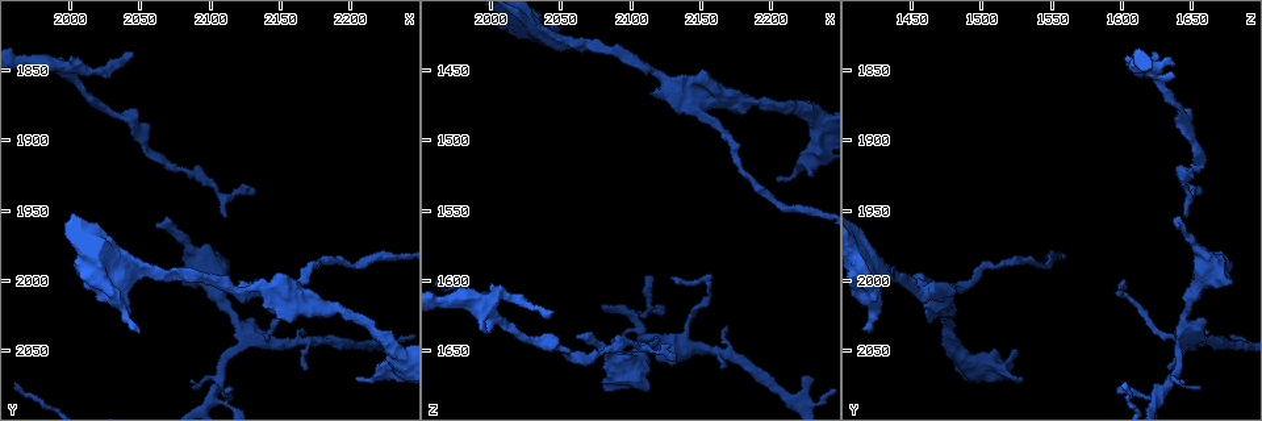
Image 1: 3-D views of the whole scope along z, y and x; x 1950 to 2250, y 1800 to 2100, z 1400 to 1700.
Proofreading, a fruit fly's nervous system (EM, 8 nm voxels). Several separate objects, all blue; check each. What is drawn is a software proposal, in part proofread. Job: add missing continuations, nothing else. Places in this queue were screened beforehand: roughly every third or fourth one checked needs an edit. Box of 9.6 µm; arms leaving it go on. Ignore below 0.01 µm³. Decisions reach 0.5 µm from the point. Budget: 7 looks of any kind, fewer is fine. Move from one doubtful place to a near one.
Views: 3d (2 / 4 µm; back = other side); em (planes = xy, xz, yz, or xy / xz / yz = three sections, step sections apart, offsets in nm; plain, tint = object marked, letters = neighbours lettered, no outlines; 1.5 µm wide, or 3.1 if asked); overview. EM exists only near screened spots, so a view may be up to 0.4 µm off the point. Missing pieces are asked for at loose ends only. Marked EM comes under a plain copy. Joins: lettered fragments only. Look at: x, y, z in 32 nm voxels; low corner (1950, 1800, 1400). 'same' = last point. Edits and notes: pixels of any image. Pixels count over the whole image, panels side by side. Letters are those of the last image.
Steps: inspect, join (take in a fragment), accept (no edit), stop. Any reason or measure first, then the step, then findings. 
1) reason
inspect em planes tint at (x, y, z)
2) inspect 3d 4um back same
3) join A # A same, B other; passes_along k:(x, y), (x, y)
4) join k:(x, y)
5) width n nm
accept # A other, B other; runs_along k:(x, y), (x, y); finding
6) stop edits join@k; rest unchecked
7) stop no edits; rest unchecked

tapers out
inspect 3d 4um at (2128, 1938, 1656)

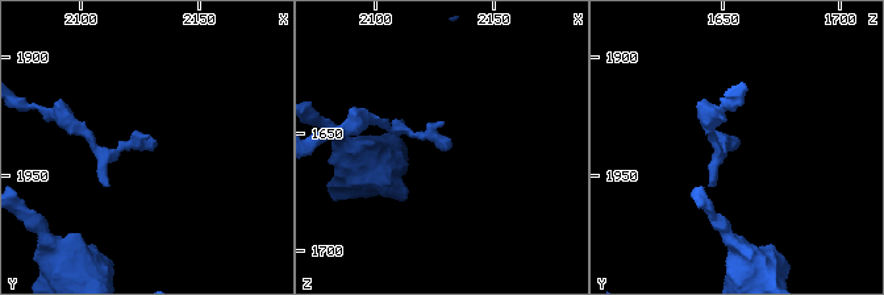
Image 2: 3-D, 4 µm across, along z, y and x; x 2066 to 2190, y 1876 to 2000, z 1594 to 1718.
inspect em planes letters at (2131, 1936, 1656)

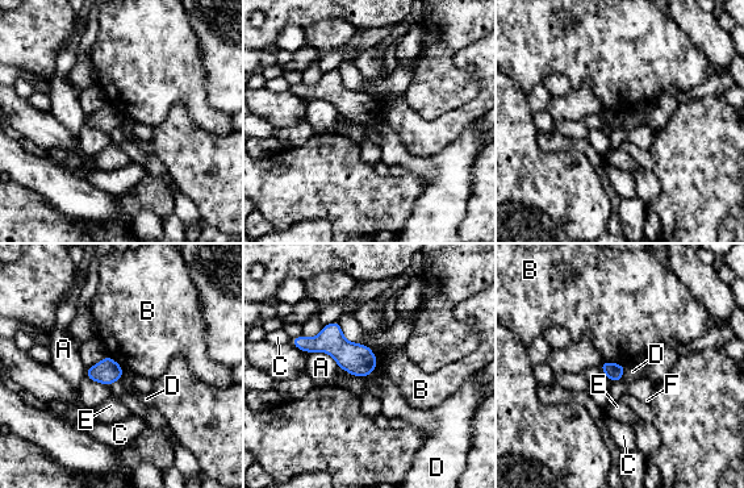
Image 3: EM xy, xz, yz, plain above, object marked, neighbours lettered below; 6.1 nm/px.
accept # A other, B other, C other, D other, E other, F other; border 3:(626, 366), (621, 379); none of them fits

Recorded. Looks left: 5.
an open end
inspect 3d 2um at (2048, 1840, 1622)

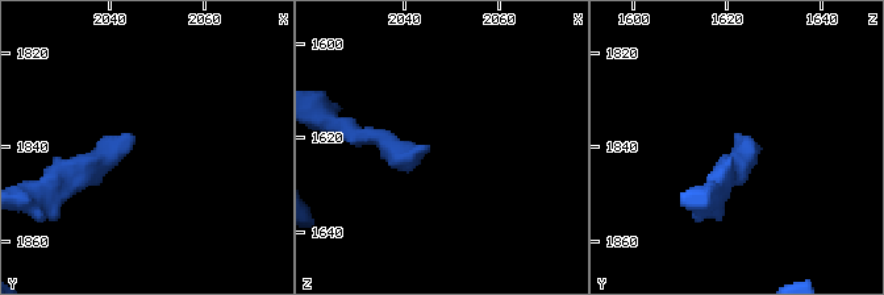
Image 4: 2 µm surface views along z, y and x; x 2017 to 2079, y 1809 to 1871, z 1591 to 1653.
now the EM
inspect em xz step 8 letters at (2046, 1838, 1623)

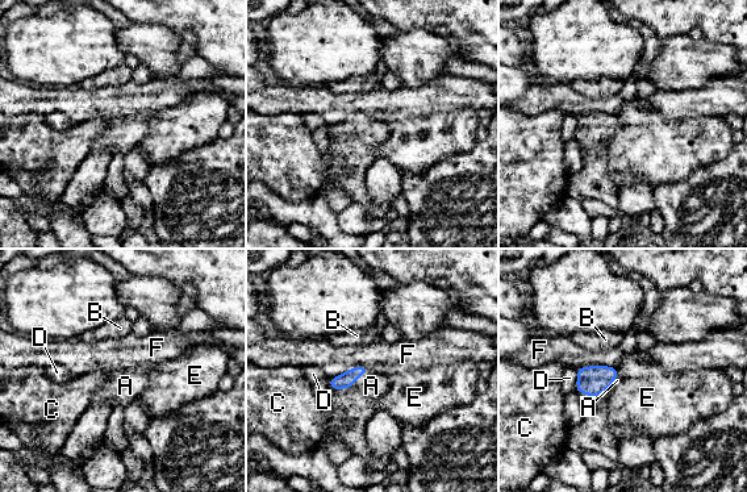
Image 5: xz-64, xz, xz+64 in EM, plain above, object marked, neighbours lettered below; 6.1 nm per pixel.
cut it another way
inspect em planes letters same

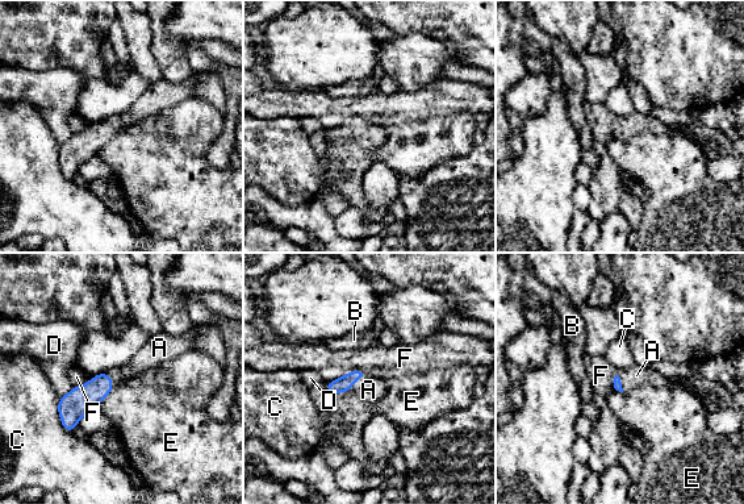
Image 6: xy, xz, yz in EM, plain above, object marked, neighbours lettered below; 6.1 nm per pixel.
join A # A same, B other, C other, D other, E other, F other; passes_along 6:(343, 384), (356, 379), (368, 390); the neuron continues

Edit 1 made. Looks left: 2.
an open end
inspect 3d 4um at (2204, 2068, 1526)

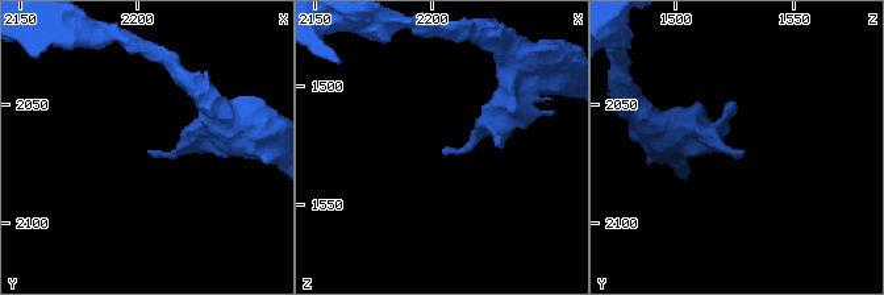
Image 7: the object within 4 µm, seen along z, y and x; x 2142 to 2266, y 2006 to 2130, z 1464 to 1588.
inspect em planes letters at (2204, 2069, 1529)

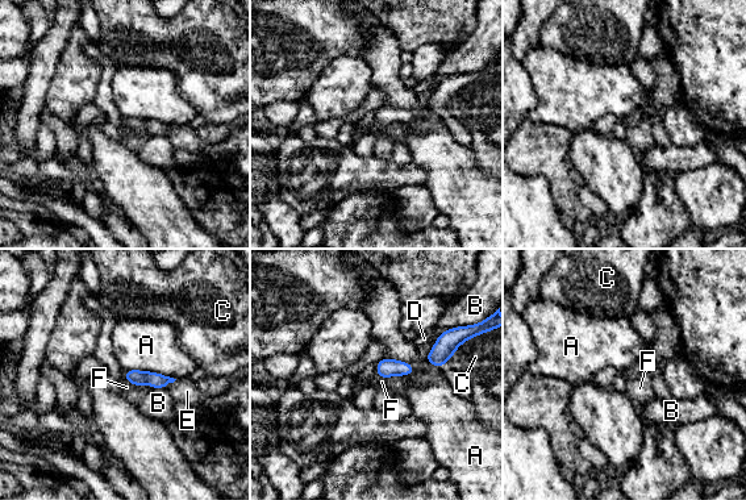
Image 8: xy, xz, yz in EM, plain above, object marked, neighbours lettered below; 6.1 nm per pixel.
accept # A other, B other, C other, D other, E other, F other; runs_along 8:(126, 374), (166, 380); no lettered fragment goes on from it

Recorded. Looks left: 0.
stop edits join@6; rest unchecked

